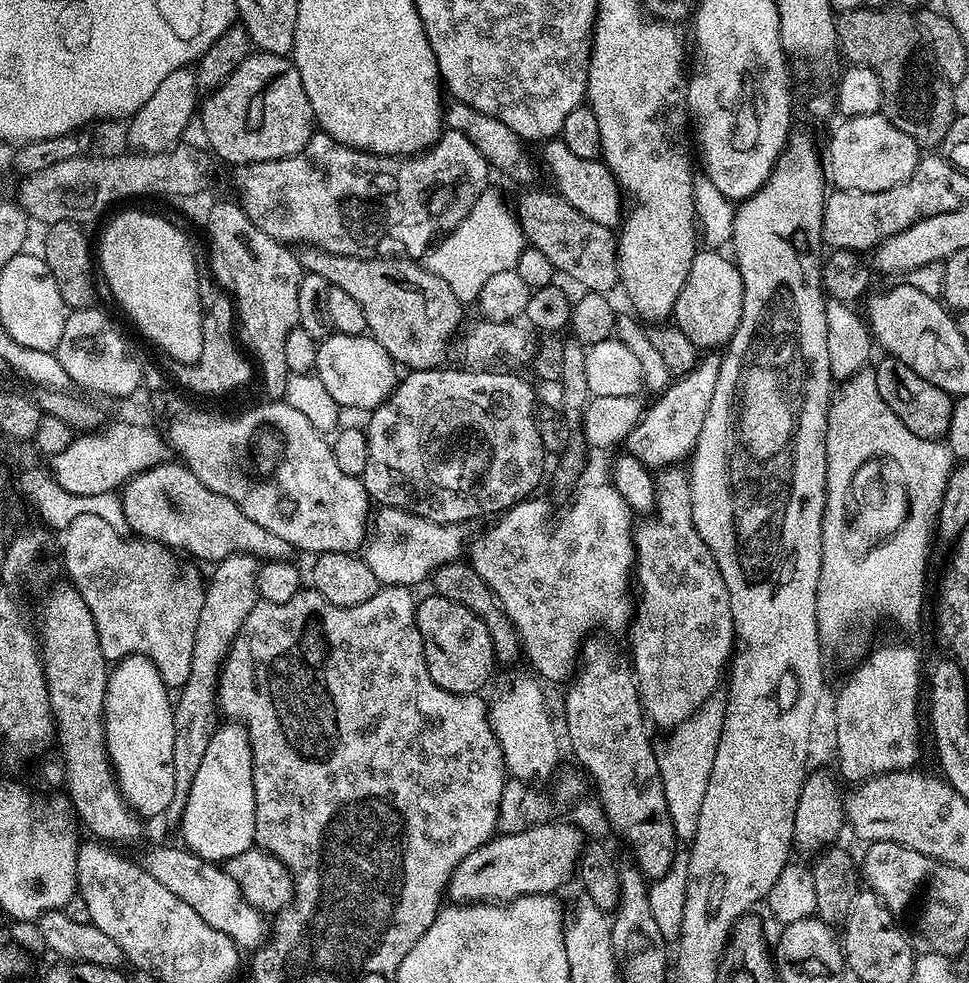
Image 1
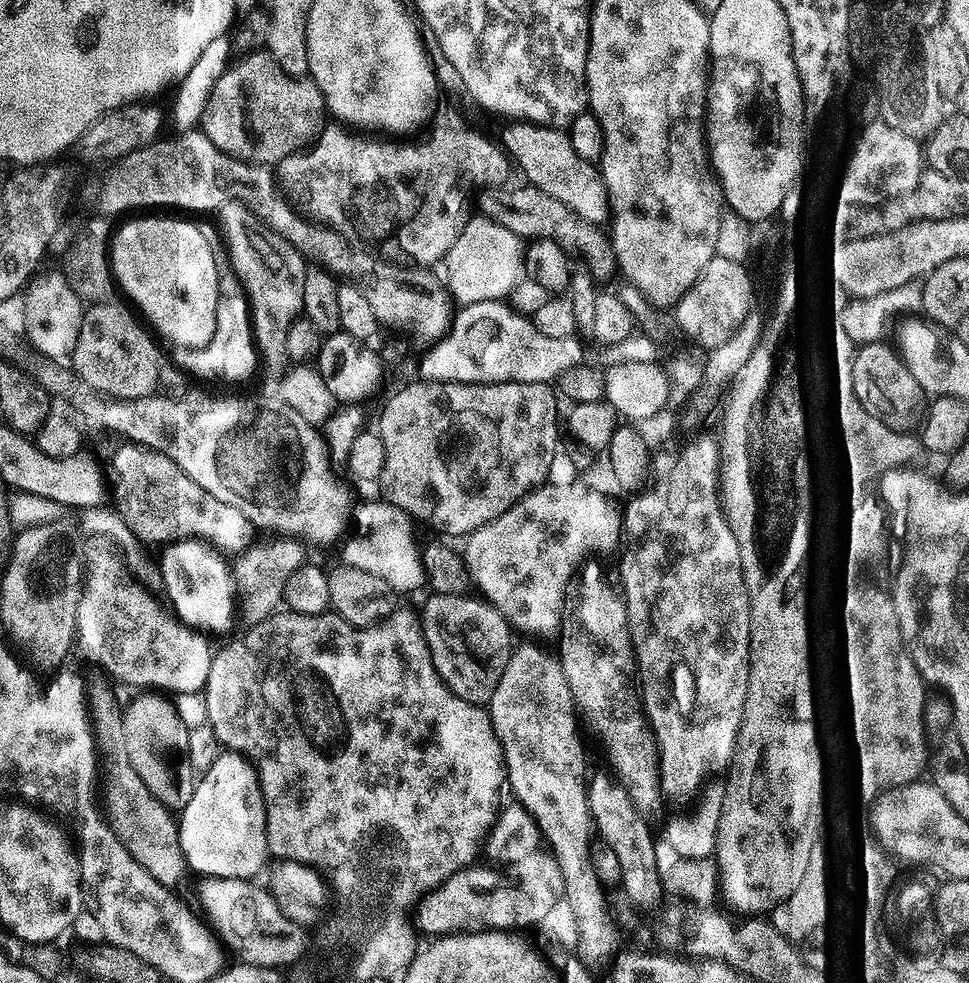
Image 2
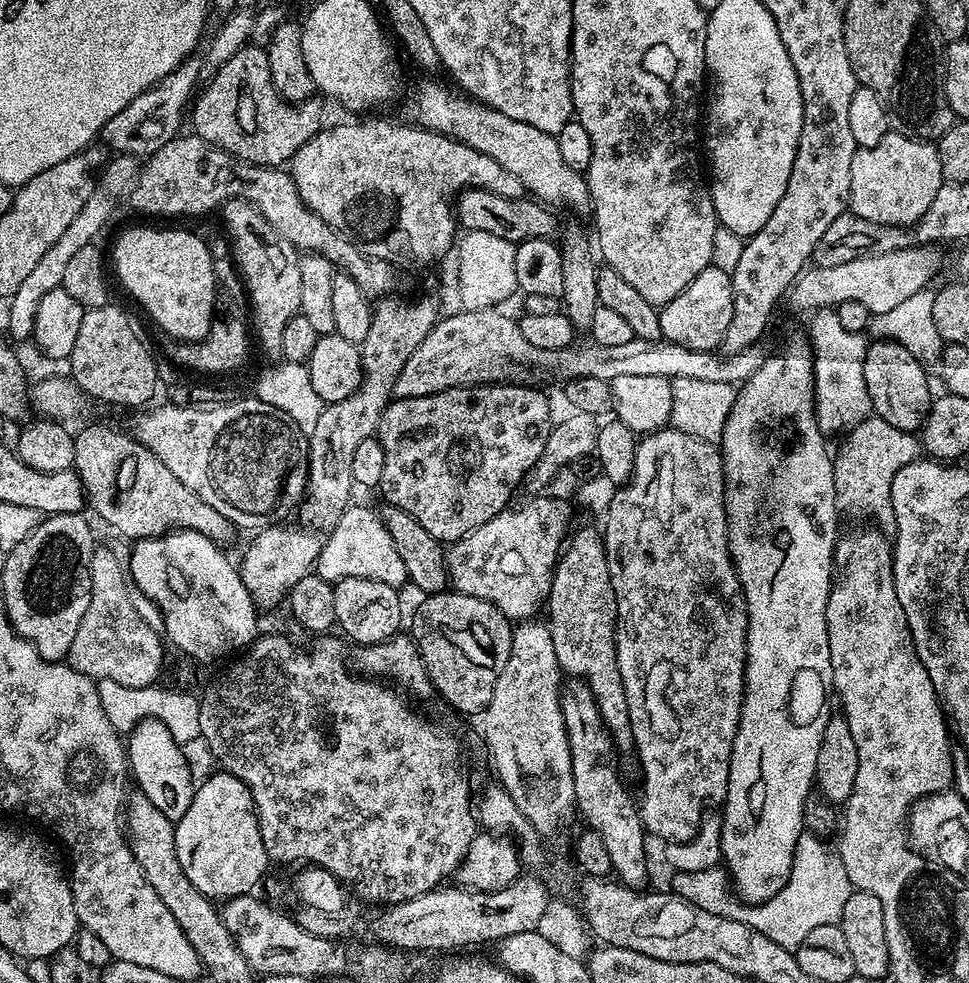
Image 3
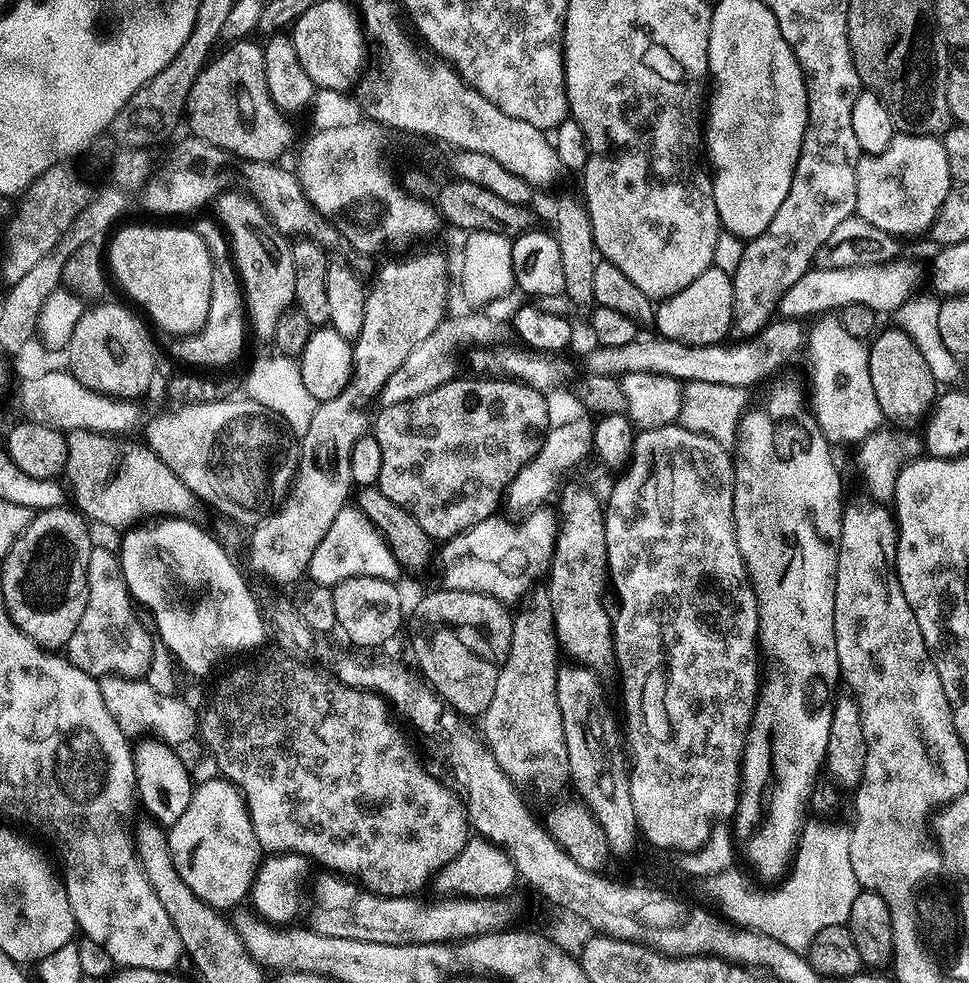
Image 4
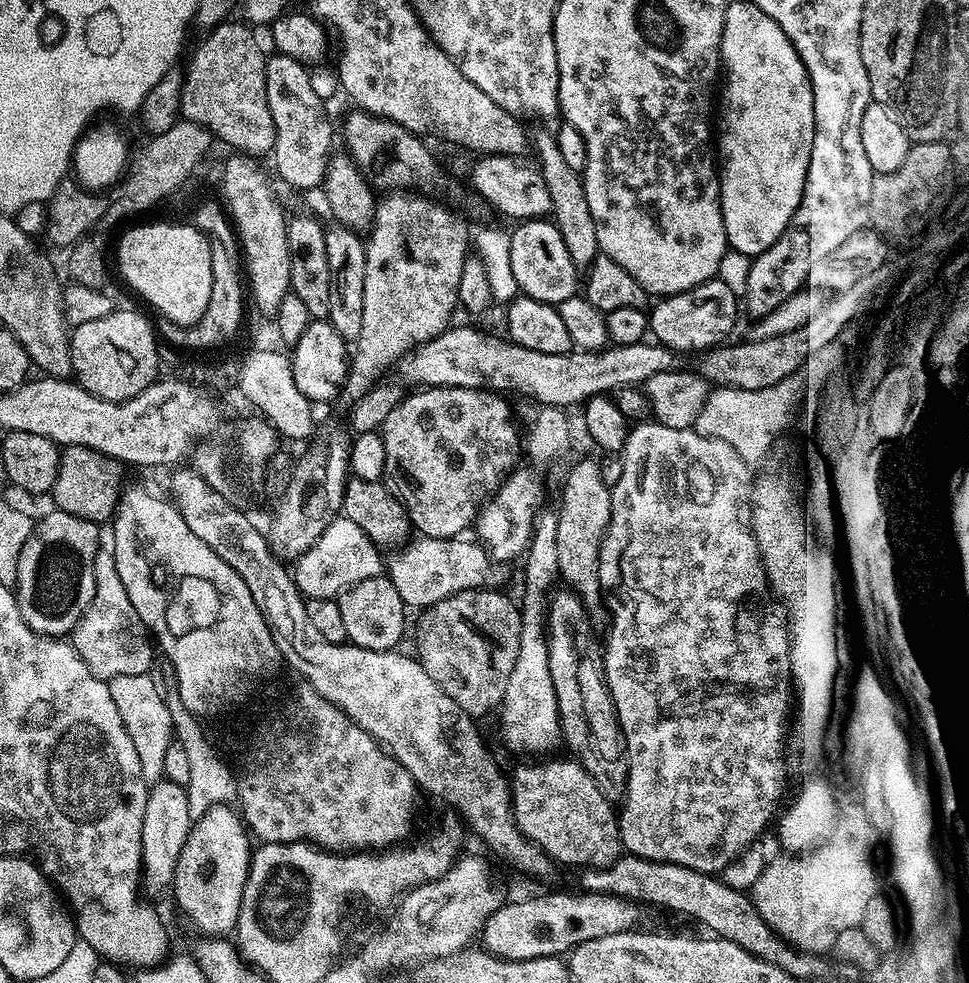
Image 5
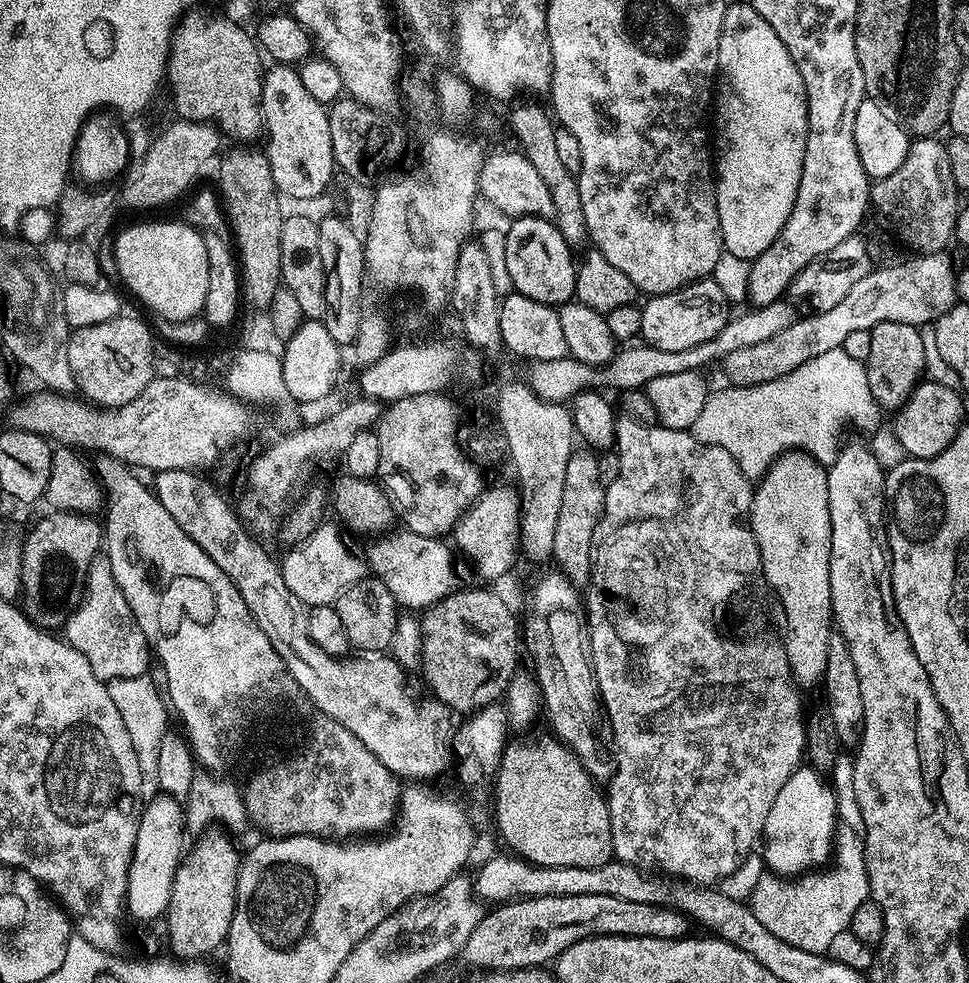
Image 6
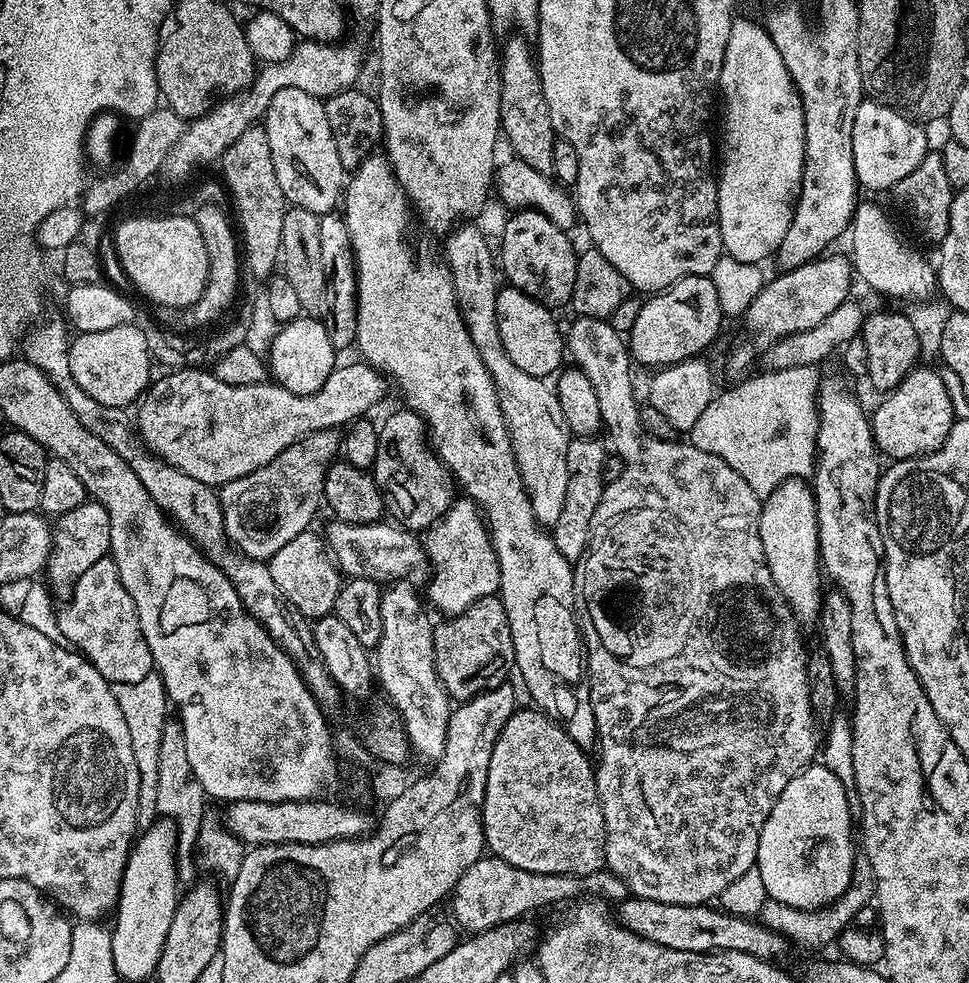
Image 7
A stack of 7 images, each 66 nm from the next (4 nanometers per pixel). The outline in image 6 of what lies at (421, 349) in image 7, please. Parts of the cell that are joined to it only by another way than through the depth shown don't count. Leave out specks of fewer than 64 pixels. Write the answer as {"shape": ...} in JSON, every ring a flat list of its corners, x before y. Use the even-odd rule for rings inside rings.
{"shape":[[551,570,536,580,532,593,528,596,528,613,522,616,522,644,532,655,532,664,536,667,534,679,540,688,542,708,548,712,548,720,552,723,551,731,556,739,572,749,582,762,582,766,597,782,612,779,614,771,614,752,606,739,606,717,596,690,596,673,593,661,588,661,588,644,584,641,584,608,580,605,577,585,571,584,563,572]]}

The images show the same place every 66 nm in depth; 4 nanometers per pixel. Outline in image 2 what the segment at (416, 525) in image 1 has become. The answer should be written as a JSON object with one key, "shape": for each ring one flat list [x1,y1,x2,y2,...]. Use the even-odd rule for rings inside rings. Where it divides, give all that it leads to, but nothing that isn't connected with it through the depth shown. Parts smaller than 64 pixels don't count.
{"shape":[[368,498,360,503,354,508,354,531,343,541,343,563,358,570,366,570,366,574,374,574,374,578,388,585,393,593,412,592,420,587,423,589,426,577,422,548,420,544,416,545,416,540,412,537,412,517,383,498]]}

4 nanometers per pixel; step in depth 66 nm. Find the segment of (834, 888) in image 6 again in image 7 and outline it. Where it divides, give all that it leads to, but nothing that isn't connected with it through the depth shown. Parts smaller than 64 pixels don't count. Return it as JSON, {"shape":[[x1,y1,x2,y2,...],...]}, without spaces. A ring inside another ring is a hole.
{"shape":[[860,854,856,857,856,865,852,871,852,881,846,891,826,908,817,908,811,912,786,906,777,900,766,901,759,914,760,923,766,925,770,930,782,934,793,945,801,944,804,948,820,948,823,944,831,945,836,937,853,923,852,920,867,904,873,903,876,894,876,879,874,870,867,858]]}

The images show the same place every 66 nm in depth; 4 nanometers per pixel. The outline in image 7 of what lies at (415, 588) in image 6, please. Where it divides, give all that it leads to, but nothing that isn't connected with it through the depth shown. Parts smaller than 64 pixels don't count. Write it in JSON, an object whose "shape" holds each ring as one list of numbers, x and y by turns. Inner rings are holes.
{"shape":[[333,519,331,523,322,536,332,559,336,561,336,567,345,577,377,582,407,582,413,586,423,585,429,579,428,556,417,533,392,522,351,524]]}

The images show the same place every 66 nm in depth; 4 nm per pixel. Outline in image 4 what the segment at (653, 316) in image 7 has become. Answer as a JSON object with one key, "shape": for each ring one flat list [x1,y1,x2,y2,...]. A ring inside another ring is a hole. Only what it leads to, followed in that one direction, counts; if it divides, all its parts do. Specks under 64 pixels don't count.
{"shape":[[710,267,686,290,668,297,667,300,659,301,654,308,654,328,661,337,667,340,677,340,686,344,718,344,725,339,728,331,733,331,734,321,732,319,732,277,716,267]]}

